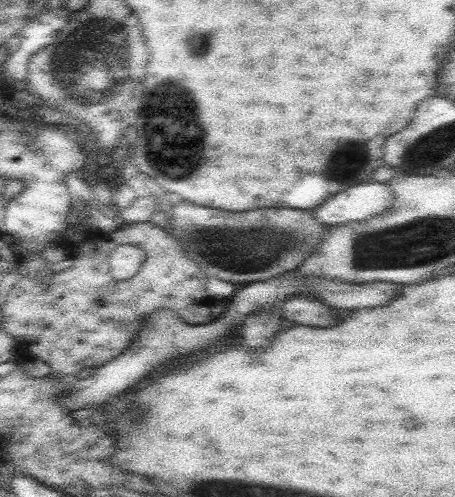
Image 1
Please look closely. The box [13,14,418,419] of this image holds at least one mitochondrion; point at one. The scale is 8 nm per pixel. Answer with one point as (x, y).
(89, 62)

